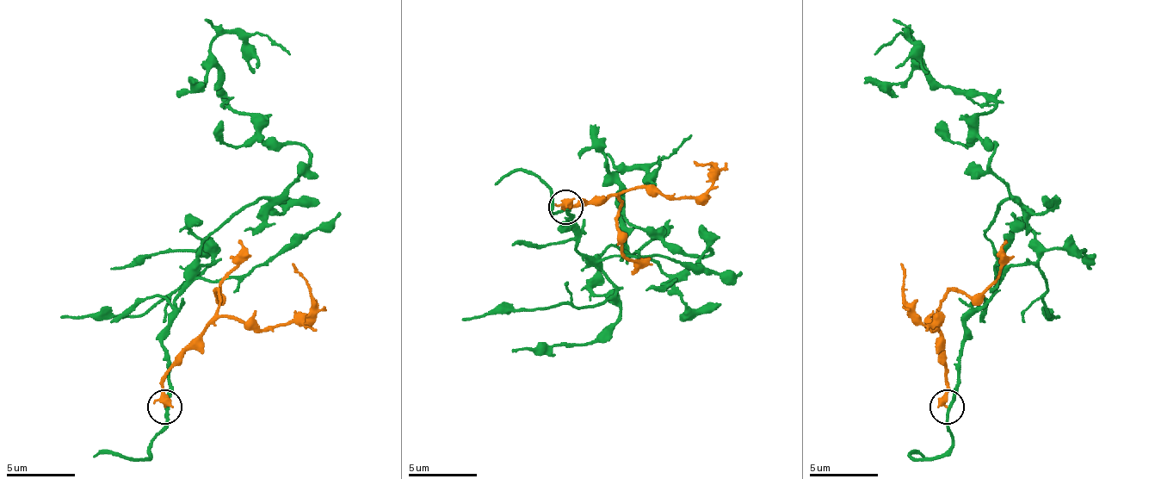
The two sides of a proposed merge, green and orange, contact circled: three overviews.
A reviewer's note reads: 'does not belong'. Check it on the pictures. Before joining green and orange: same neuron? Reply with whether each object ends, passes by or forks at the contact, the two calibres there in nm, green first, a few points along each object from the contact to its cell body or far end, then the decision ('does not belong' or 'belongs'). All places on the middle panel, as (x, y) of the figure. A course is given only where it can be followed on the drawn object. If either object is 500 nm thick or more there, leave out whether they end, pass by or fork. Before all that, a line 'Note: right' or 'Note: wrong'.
Note: right
240/500 nm | green via (565, 209), (585, 258), (614, 248), (679, 276), (710, 255), (658, 237), (631, 255), (614, 175), (693, 133) | orange via (565, 206), (607, 202), (620, 192), (658, 189), (665, 195), (689, 199), (710, 185), (713, 168), (693, 161) | does not belong

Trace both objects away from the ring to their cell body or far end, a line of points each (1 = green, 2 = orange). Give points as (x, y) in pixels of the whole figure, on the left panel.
1: (163, 407), (184, 270), (308, 152), (229, 107), (212, 45), (267, 34), (291, 55)
2: (163, 407), (163, 373), (219, 318), (256, 321), (263, 328), (308, 325), (312, 301), (308, 280), (291, 263)

